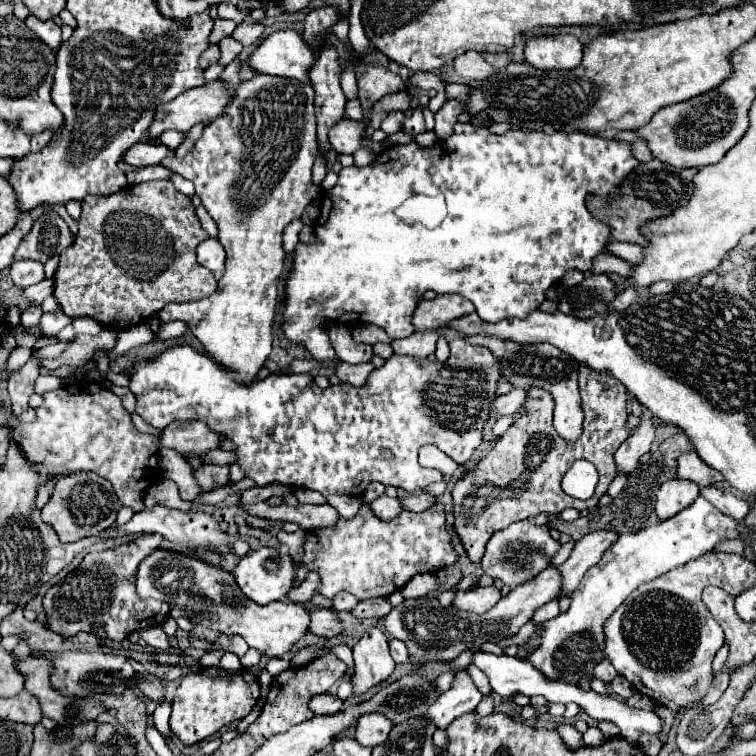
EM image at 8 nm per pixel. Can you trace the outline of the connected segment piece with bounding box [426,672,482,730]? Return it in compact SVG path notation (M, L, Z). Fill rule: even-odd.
M456 672L456 680L452 688L440 694L440 698L428 708L426 716L430 718L430 722L434 722L438 730L446 730L450 722L456 720L458 716L466 712L474 712L480 698L482 694L474 686L472 678L466 672Z

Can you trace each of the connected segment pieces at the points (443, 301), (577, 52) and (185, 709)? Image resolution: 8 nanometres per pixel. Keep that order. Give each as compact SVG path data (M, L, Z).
M444 294L434 300L420 300L412 318L412 324L418 330L424 328L444 328L448 320L460 318L474 312L474 304L460 294Z
M540 36L526 44L526 62L538 70L572 70L582 62L584 46L574 36Z
M202 668L200 672L192 672L182 678L182 684L176 690L170 728L182 740L182 744L190 746L200 740L210 738L218 730L230 726L236 720L248 716L260 696L258 680L248 670L240 670L238 674L228 674L222 668Z

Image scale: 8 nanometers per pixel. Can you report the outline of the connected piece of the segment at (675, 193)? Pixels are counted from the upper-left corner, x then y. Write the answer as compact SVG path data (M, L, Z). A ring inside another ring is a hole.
M656 158L652 162L640 164L634 174L630 174L626 178L626 182L622 184L622 198L614 198L608 206L608 202L604 198L596 198L596 196L588 196L586 204L588 210L592 212L592 216L596 216L600 222L608 224L612 228L612 238L620 240L620 242L632 242L632 244L648 244L646 236L640 232L642 226L646 226L648 222L662 218L662 216L670 216L676 208L686 206L686 202L690 202L690 194L694 192L692 186L692 178L696 176L698 168L682 168L678 170L676 166L666 166L664 162L658 162Z

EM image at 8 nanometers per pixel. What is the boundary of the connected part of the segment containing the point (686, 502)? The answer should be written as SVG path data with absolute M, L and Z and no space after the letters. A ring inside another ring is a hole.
M666 480L658 494L656 494L656 514L660 520L672 518L674 514L678 514L680 510L684 510L686 506L690 506L696 496L698 496L700 488L698 484L690 482L690 480Z

